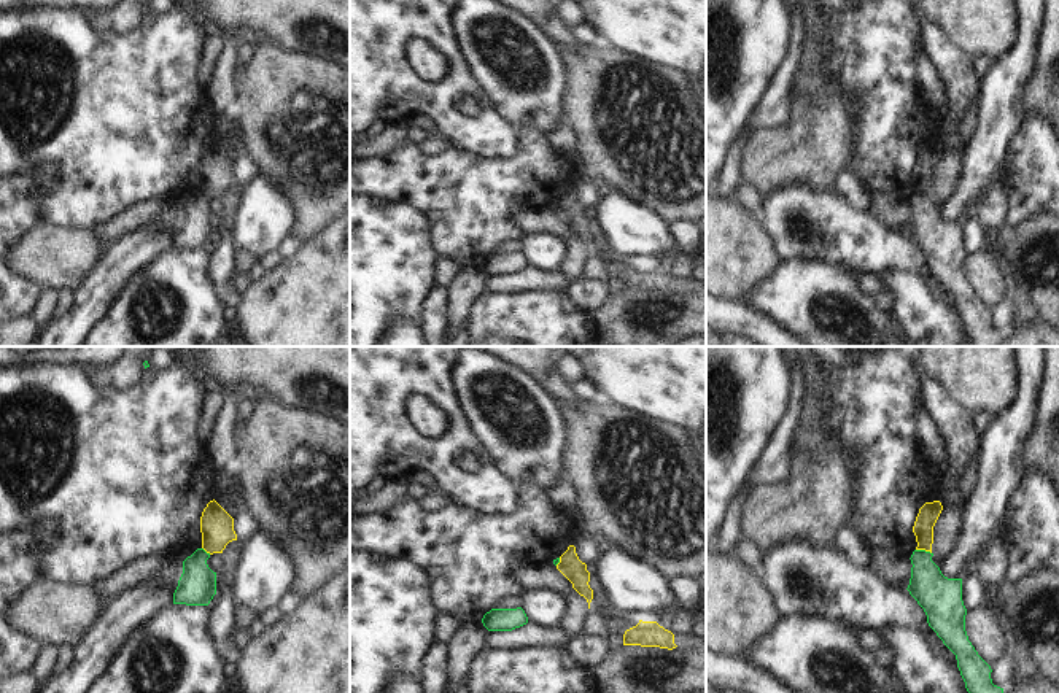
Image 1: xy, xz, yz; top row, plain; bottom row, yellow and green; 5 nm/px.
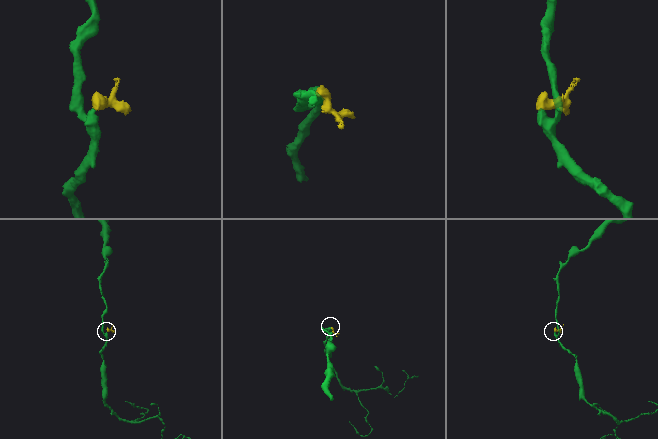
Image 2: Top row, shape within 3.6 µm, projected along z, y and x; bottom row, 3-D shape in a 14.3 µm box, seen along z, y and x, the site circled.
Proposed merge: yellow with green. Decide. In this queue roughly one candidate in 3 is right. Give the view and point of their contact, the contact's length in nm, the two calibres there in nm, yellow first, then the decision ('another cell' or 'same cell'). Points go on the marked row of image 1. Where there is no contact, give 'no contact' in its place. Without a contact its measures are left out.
contact yz (924, 549); length 80 nm; calibres 100 and 200 nm; another cell

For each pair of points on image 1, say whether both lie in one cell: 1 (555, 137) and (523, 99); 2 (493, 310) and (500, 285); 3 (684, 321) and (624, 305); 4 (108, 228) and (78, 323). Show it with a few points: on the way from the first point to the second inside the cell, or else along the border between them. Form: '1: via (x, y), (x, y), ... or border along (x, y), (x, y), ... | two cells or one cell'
1: border along (562, 120), (546, 134) | two cells
2: border along (535, 288), (485, 293) | two cells
3: via (670, 318), (638, 318) | one cell
4: border along (139, 228), (105, 247) | two cells

